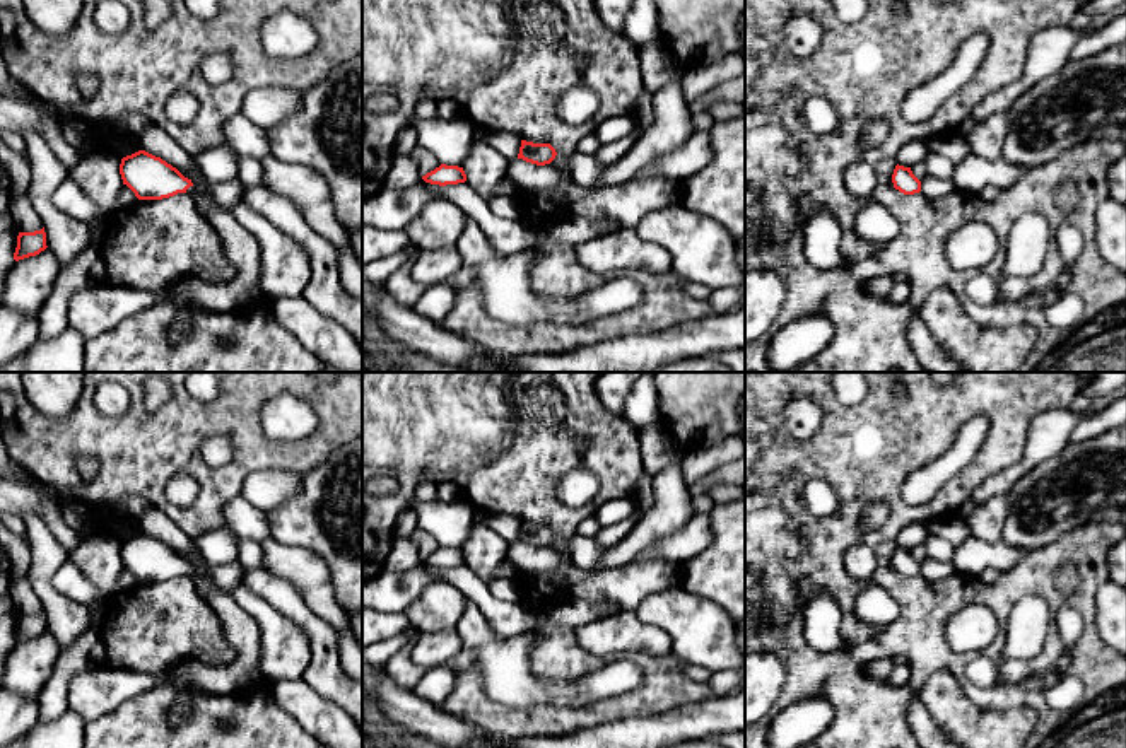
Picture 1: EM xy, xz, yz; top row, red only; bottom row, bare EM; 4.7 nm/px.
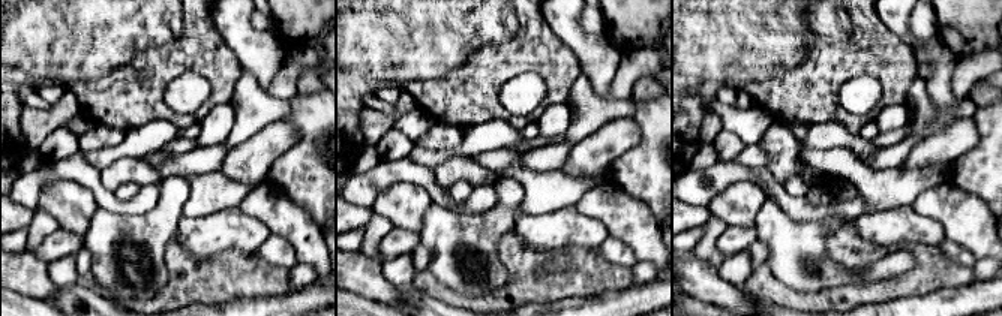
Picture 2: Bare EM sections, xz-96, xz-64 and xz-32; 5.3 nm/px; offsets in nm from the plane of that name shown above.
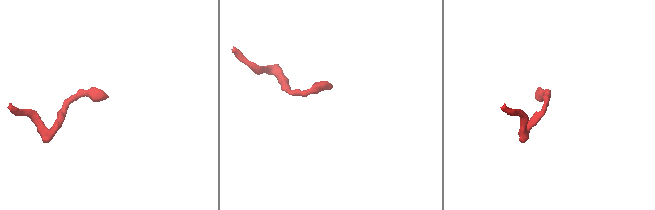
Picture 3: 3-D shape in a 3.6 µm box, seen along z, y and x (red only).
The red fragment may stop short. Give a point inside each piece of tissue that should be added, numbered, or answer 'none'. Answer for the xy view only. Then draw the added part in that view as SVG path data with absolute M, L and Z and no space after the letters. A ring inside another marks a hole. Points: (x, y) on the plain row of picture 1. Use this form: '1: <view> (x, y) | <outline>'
1: xy (204, 584) | M195 567L190 569L186 576L196 584L200 593L208 591L210 587L215 587L215 582L212 579L200 577Z

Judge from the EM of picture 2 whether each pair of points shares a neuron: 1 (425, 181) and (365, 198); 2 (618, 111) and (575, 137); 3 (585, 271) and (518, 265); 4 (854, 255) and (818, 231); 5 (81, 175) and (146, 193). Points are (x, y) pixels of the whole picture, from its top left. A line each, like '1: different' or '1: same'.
1: same
2: same
3: same
4: different
5: same

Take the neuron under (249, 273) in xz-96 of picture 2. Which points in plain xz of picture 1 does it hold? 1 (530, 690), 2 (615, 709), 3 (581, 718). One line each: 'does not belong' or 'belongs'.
1: does not belong
2: belongs
3: belongs

